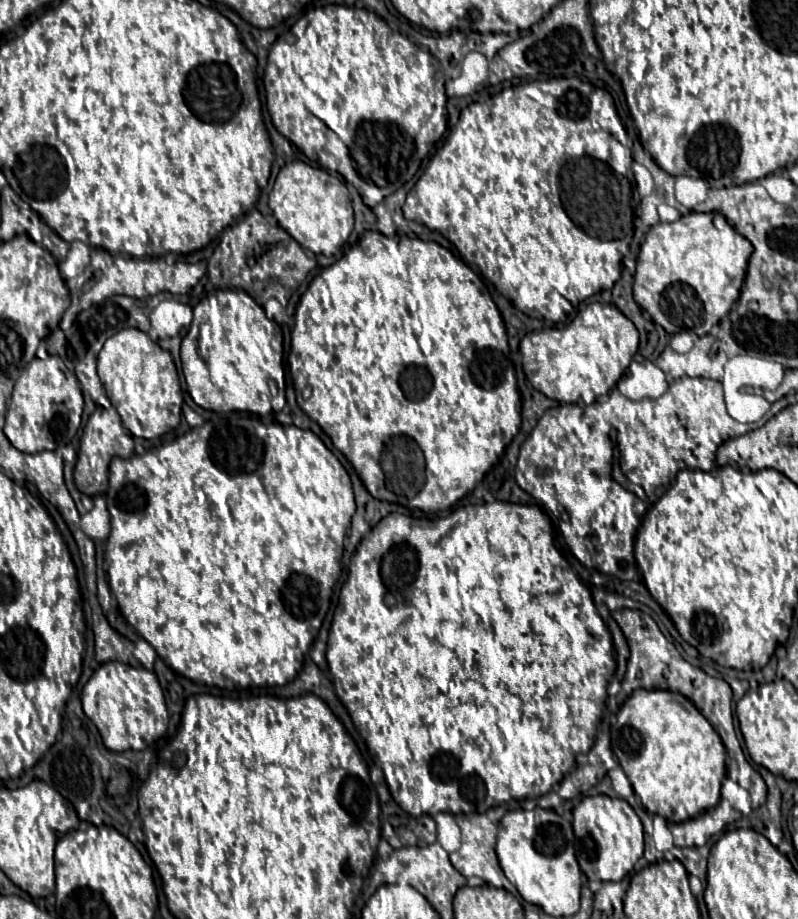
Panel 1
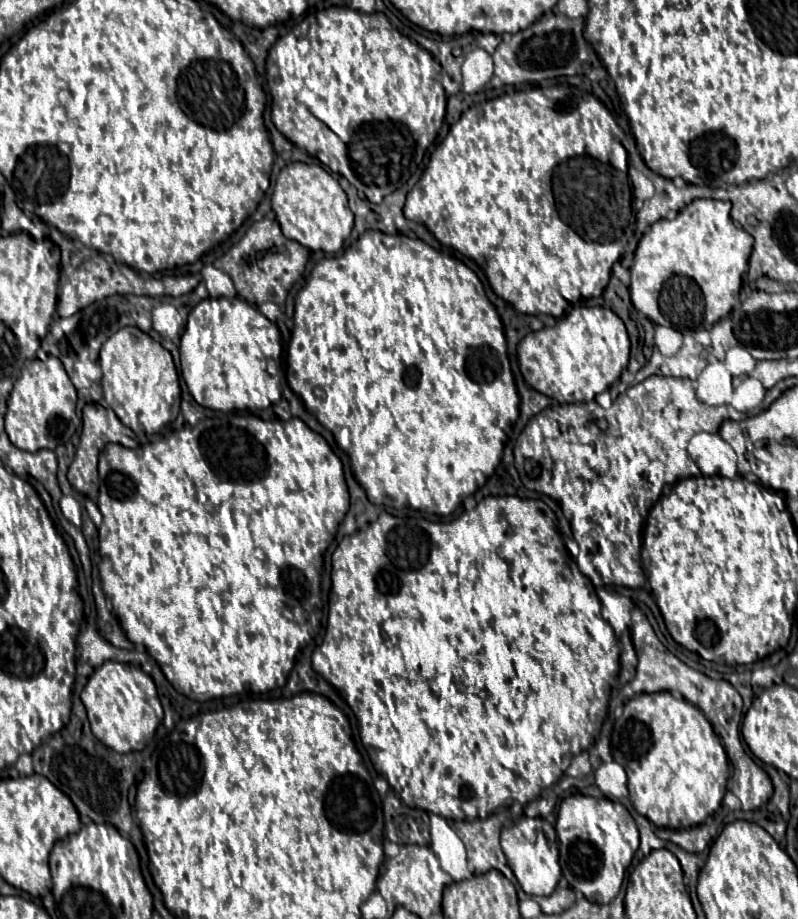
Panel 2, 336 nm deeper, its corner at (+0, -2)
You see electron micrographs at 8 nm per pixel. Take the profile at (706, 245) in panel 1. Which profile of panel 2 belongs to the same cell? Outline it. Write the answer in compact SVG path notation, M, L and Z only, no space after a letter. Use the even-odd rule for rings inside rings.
M694 199L686 205L674 221L660 219L654 223L640 239L634 255L634 265L630 267L630 299L636 311L644 313L656 325L674 327L680 333L694 333L696 325L702 329L712 329L716 321L726 317L738 303L742 275L748 269L748 257L754 239L744 229L736 227L730 219L730 203L718 199Z

